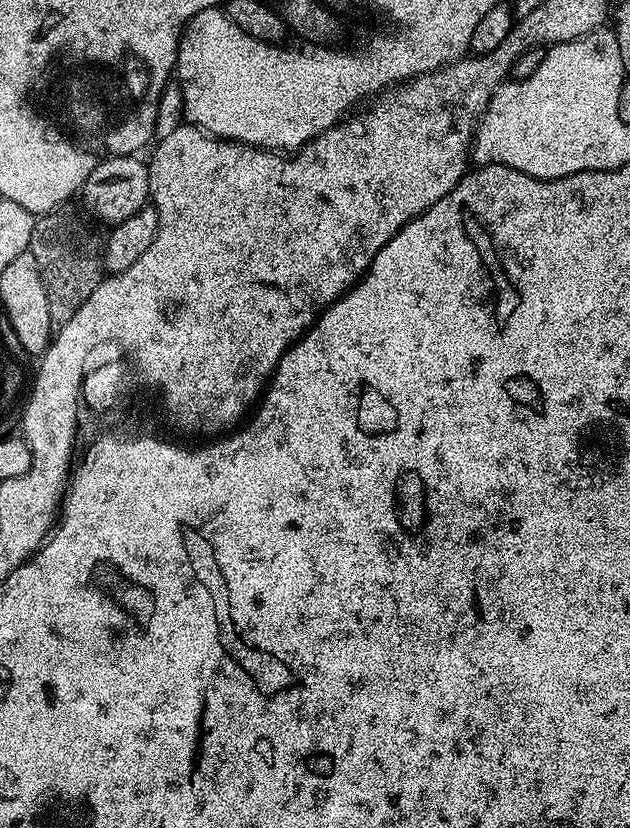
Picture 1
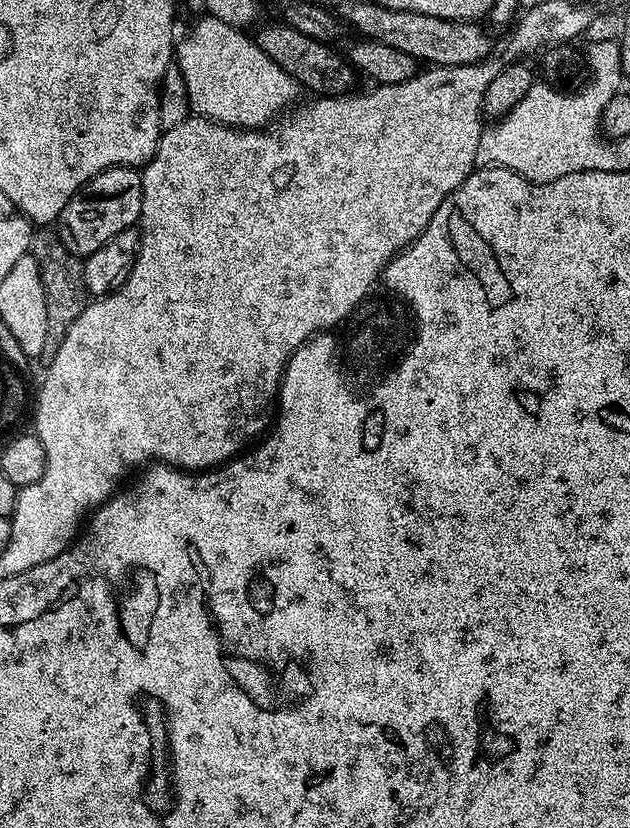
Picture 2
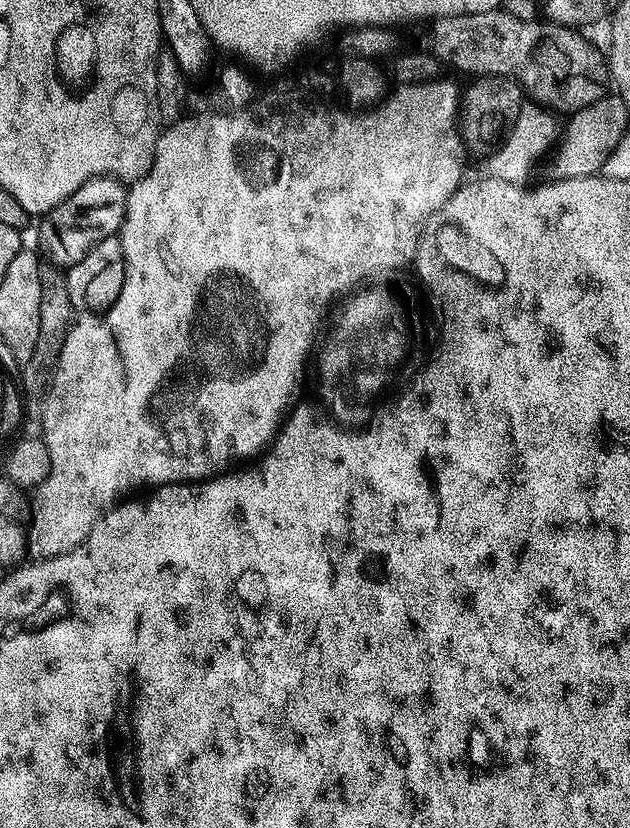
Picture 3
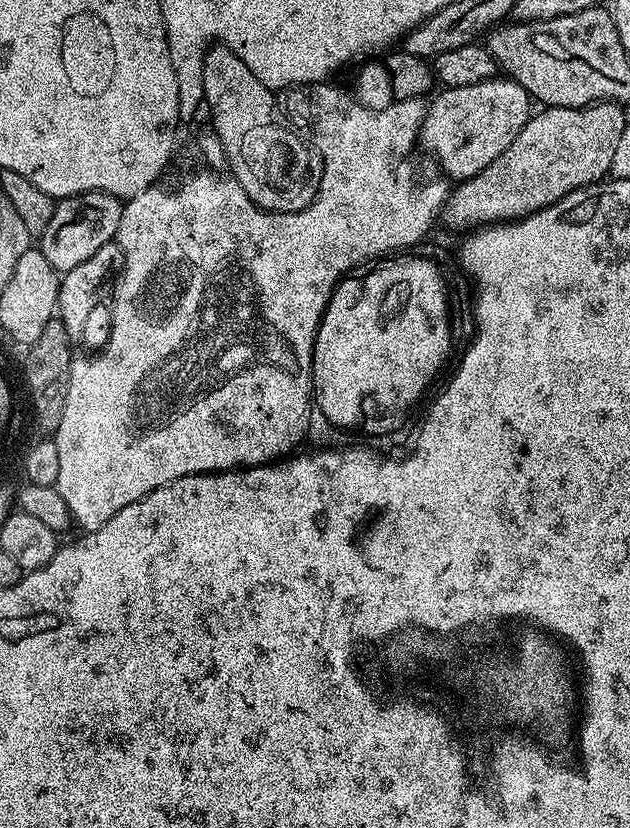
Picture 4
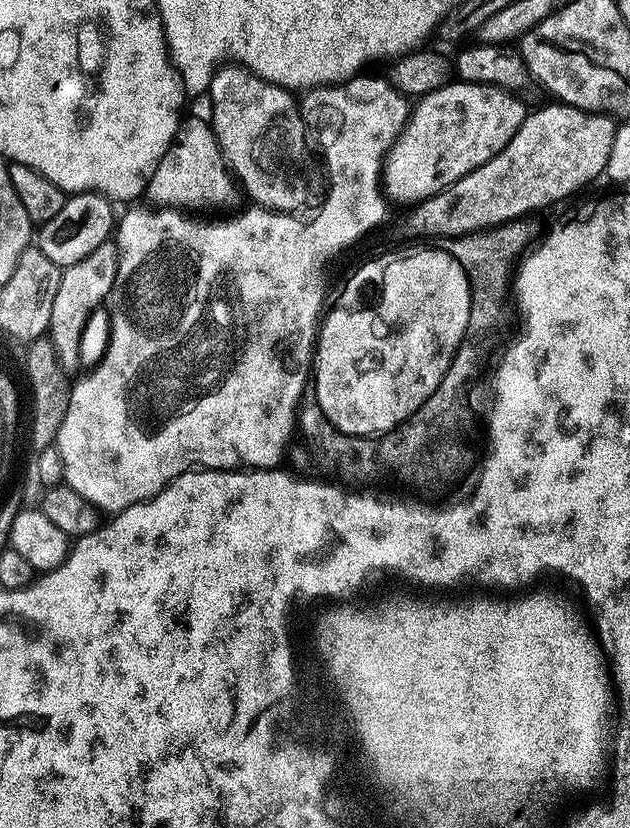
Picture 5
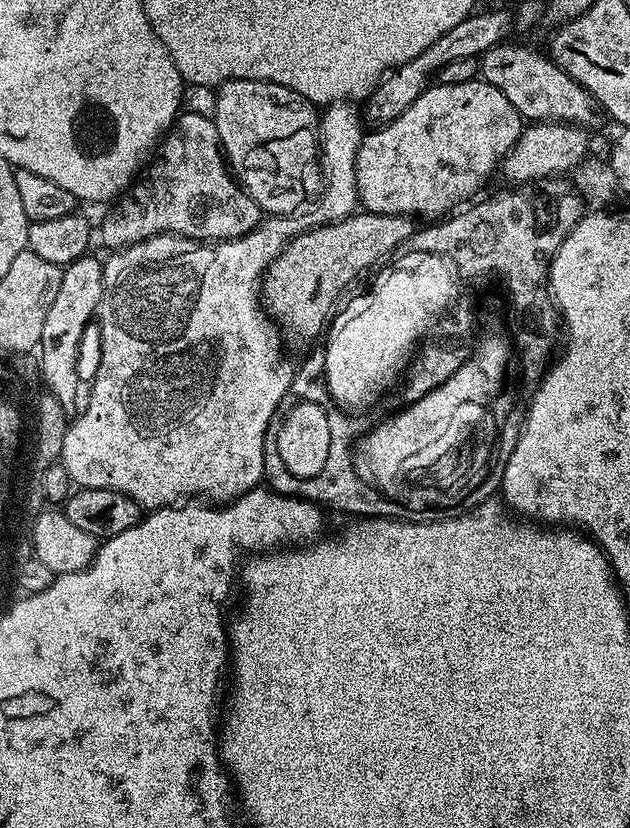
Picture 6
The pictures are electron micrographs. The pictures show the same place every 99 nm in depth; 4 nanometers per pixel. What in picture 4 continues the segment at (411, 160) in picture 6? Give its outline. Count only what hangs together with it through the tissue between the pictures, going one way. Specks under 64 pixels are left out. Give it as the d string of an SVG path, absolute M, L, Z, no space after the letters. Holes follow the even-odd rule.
M500 79L483 80L477 84L462 86L461 88L444 88L441 91L441 96L434 97L432 104L430 100L427 105L418 144L421 149L424 147L433 156L431 159L434 161L435 167L445 177L459 182L468 180L482 170L486 170L486 166L490 166L490 162L494 162L494 158L502 155L526 126L526 122L530 118L528 92L515 79Z

